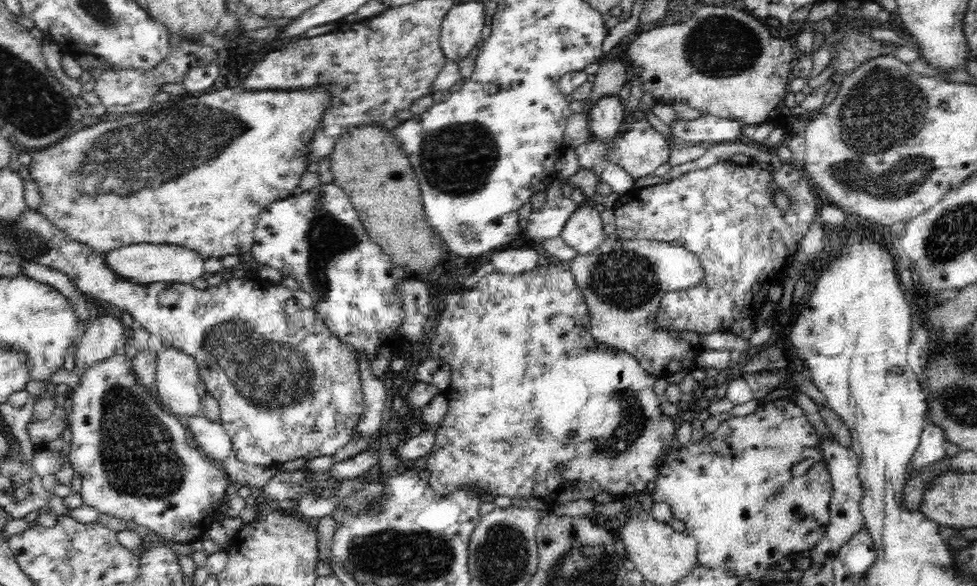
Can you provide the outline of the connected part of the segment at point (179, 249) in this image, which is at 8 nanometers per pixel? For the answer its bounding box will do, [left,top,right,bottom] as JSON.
[106,244,206,284]

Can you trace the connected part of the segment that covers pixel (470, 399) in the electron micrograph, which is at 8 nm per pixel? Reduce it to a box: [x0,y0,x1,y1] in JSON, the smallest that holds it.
[425,260,678,510]

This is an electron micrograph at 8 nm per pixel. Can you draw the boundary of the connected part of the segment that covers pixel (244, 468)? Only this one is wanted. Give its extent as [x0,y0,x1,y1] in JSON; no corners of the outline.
[218,456,279,495]

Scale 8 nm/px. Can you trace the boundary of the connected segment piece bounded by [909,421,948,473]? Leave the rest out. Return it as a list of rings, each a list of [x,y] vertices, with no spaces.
[[[929,421],[926,422],[920,444],[914,451],[912,461],[909,462],[909,470],[913,473],[920,472],[922,468],[947,457],[945,453],[947,444],[946,431],[942,431],[942,428]]]

